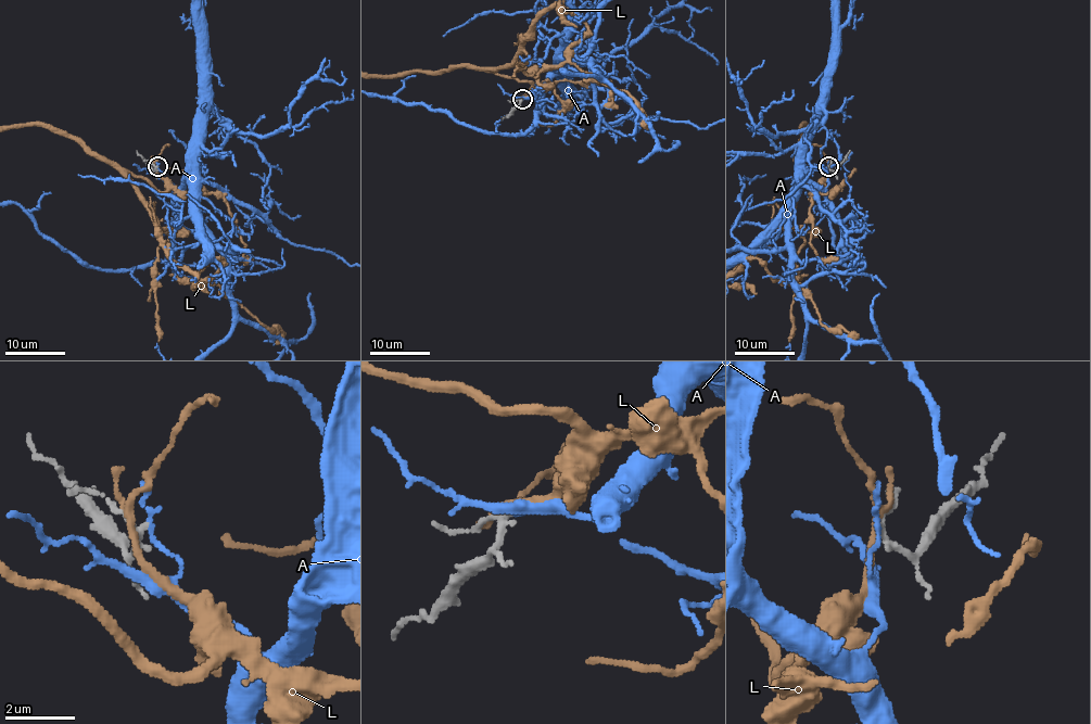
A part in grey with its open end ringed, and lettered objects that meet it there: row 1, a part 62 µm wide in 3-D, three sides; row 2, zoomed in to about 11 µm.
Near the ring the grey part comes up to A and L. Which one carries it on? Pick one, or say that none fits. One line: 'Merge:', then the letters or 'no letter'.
Merge: no letter

